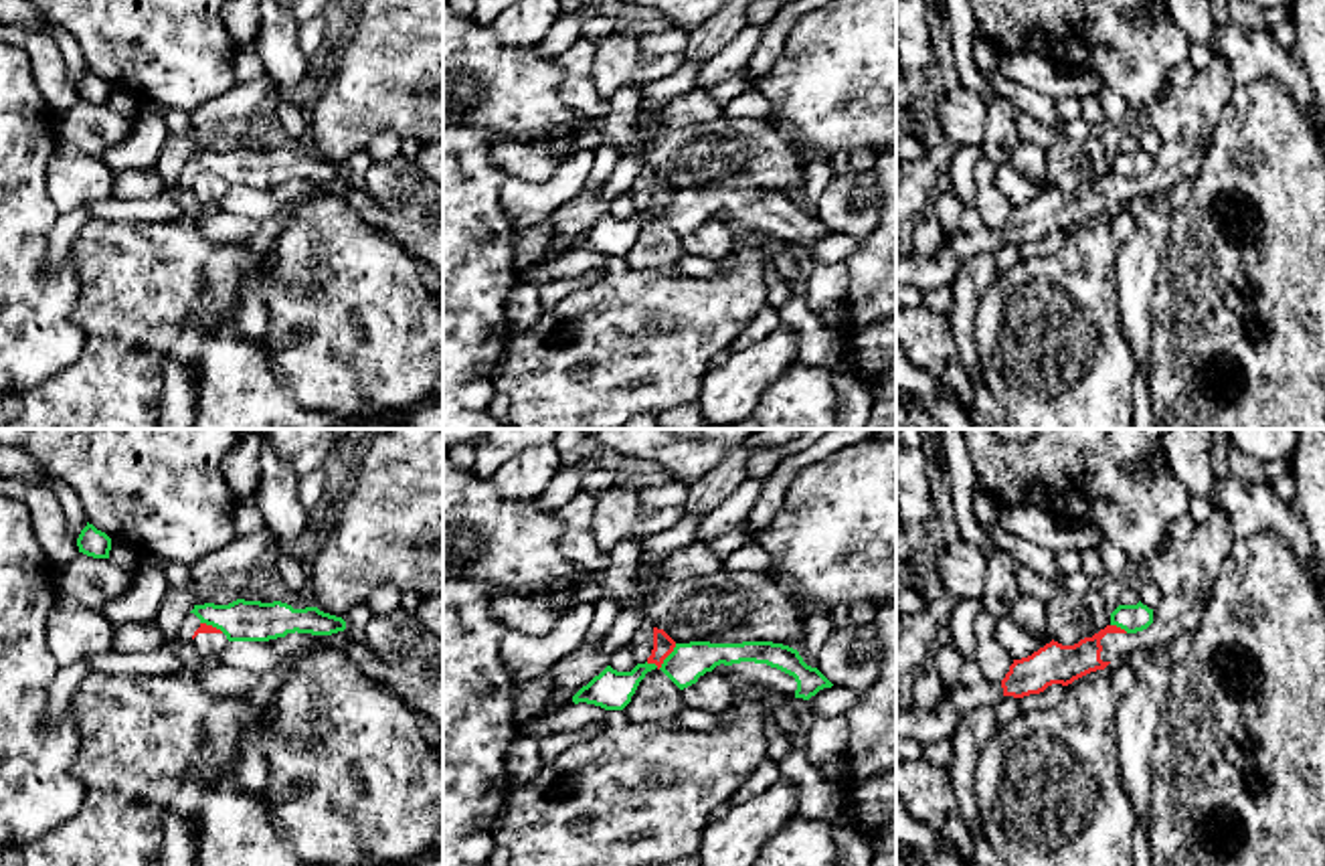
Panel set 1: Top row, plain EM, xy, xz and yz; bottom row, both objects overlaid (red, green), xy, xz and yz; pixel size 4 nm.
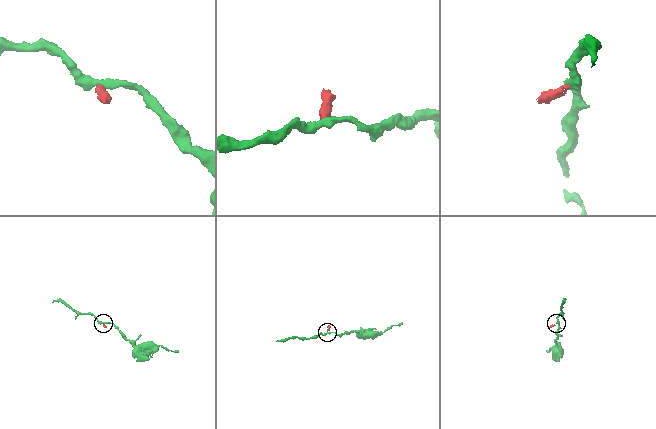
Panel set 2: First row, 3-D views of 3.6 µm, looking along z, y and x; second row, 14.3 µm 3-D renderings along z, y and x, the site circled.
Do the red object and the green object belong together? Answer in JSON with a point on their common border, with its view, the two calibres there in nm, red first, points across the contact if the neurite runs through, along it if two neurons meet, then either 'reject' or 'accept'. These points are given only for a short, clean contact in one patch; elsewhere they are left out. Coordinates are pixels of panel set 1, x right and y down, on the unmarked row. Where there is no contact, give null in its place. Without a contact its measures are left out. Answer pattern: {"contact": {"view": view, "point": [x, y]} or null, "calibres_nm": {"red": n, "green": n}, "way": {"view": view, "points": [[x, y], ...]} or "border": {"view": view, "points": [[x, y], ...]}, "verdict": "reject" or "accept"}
{"contact": {"view": "xz", "point": [662, 209]}, "calibres_nm": {"red": 80, "green": 150}, "border": {"view": "xz", "points": [[676, 191], [658, 213], [646, 209]]}, "verdict": "reject"}

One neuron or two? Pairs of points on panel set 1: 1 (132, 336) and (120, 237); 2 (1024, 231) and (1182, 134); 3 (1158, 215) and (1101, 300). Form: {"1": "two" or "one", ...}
{"1": "one", "2": "one", "3": "two"}

